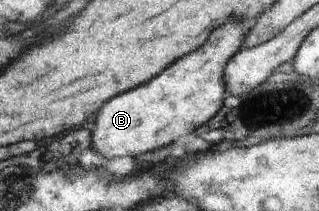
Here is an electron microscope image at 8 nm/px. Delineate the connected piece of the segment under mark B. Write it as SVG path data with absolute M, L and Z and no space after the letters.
M238 18L212 30L208 40L189 55L167 66L158 76L132 90L108 100L91 126L92 144L106 160L118 156L136 156L156 148L174 146L174 141L191 134L214 118L226 97L224 68L244 42L245 32Z

